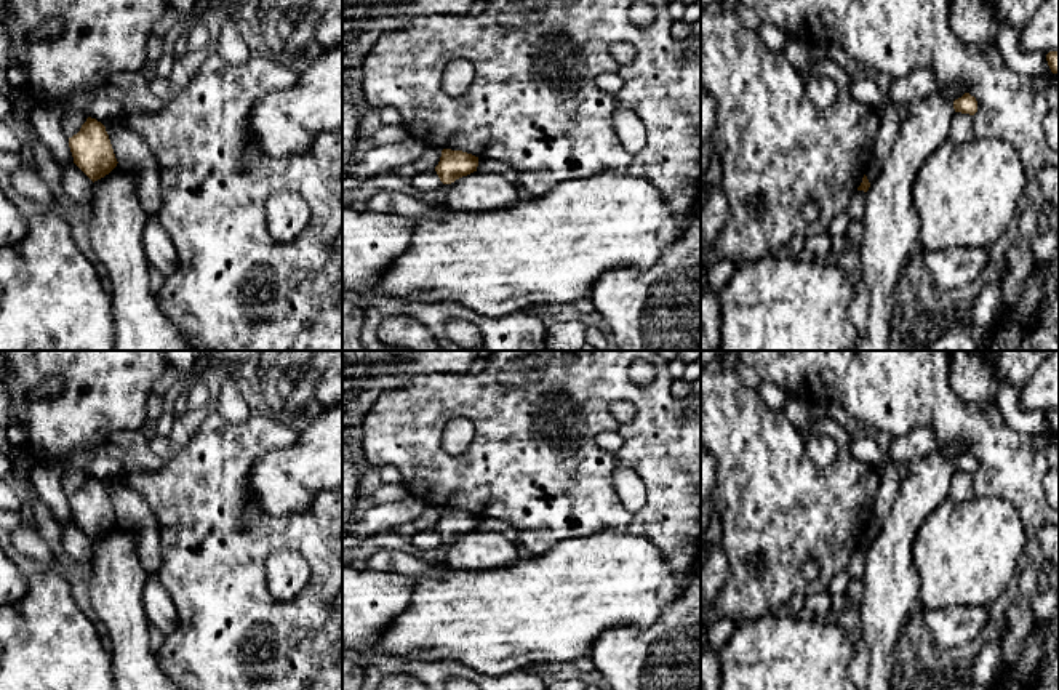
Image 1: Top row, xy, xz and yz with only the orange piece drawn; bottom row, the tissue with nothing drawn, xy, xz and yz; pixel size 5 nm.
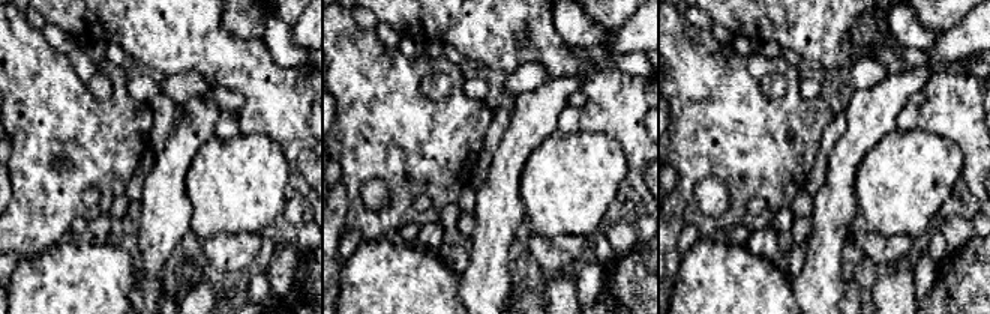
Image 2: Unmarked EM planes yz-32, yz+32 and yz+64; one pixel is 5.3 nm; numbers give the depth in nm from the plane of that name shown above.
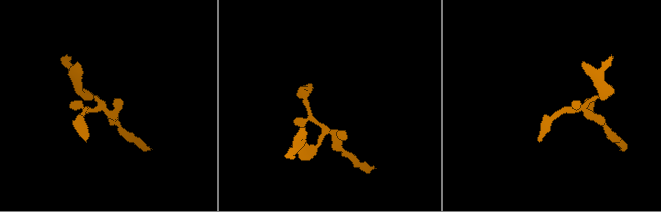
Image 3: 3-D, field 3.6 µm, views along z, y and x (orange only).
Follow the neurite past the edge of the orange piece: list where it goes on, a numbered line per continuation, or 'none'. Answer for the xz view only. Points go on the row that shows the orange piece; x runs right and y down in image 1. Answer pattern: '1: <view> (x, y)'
none

